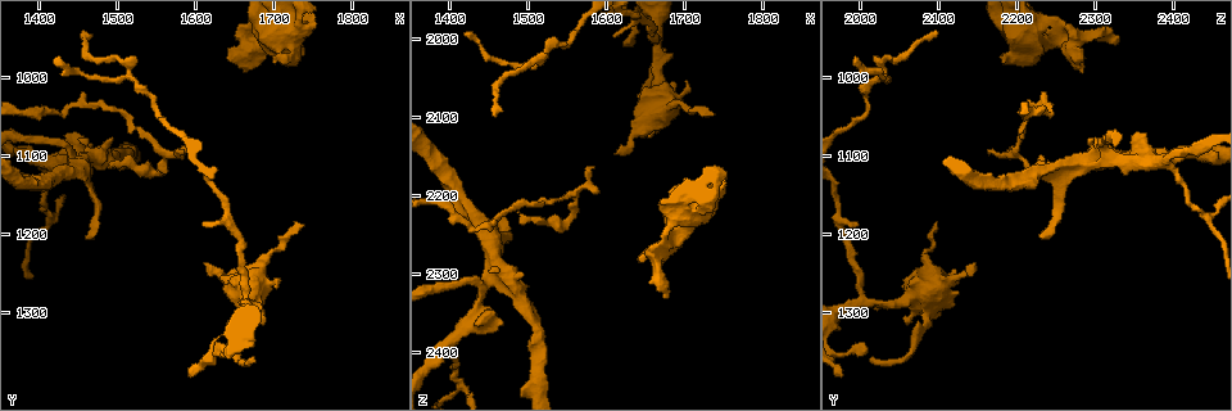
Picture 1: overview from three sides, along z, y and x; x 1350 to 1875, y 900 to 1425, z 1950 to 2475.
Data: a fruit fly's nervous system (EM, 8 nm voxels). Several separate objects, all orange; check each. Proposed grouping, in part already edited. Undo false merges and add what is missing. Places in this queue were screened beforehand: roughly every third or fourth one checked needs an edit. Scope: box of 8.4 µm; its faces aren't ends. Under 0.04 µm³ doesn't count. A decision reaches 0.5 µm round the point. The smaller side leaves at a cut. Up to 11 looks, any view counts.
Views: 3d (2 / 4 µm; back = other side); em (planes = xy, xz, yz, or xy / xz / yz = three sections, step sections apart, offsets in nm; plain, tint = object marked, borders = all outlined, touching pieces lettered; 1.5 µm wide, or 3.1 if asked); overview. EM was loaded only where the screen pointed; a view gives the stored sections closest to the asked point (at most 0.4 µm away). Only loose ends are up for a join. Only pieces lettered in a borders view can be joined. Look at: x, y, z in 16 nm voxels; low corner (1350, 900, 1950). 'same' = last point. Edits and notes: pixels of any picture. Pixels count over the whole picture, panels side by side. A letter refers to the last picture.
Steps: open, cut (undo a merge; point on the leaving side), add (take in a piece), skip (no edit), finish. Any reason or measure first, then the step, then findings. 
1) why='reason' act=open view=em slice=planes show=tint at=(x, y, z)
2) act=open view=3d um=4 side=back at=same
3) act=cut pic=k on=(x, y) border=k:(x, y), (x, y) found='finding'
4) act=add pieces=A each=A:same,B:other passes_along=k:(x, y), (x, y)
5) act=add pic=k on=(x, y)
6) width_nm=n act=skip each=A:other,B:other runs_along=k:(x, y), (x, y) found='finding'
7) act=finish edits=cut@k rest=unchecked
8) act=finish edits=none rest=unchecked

why='branch point' act=open view=em slice=yz step=8 show=tint at=(1660, 1280, 2005)

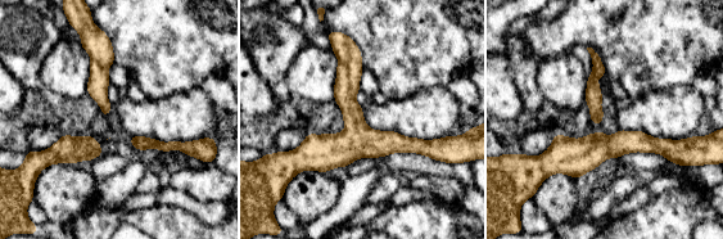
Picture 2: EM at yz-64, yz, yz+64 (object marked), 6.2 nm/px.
why='what lies round it' act=open view=em slice=yz step=8 show=borders at=same

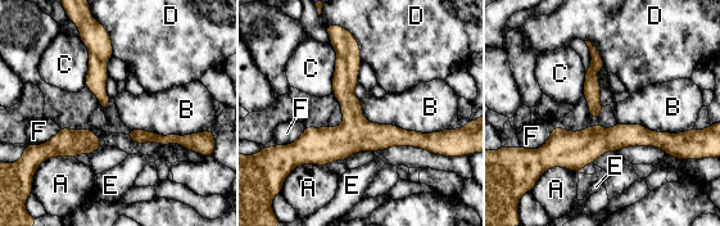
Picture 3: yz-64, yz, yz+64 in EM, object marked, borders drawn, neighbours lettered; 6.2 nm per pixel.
act=skip each=A:other,B:other,C:other,D:other,E:other,F:other border=3:(360, 102), (371, 122), (448, 129) found='one neuron here'

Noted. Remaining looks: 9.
why='free end' act=open view=3d um=2 at=(1460, 1205, 2235)

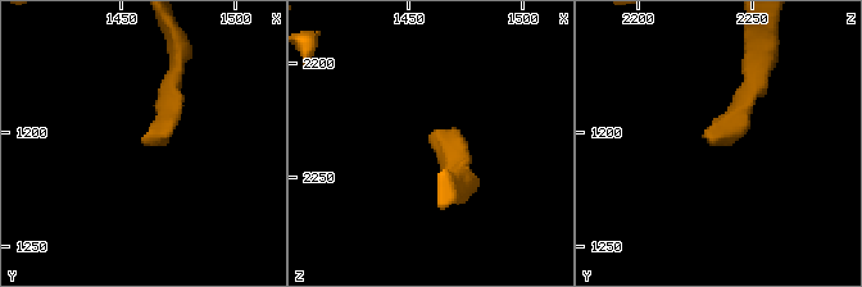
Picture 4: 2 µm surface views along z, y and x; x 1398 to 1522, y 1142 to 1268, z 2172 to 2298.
act=open view=em slice=yz step=8 show=tint at=(1460, 1205, 2234)

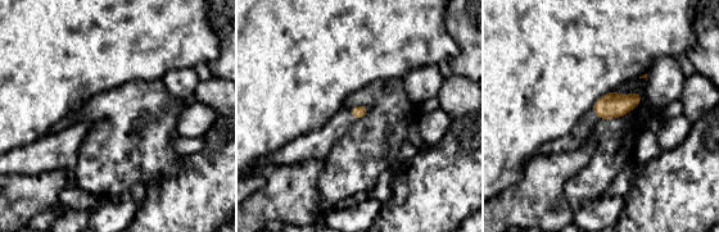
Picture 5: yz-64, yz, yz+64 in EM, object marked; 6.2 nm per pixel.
act=open view=em slice=xy step=8 show=borders at=same

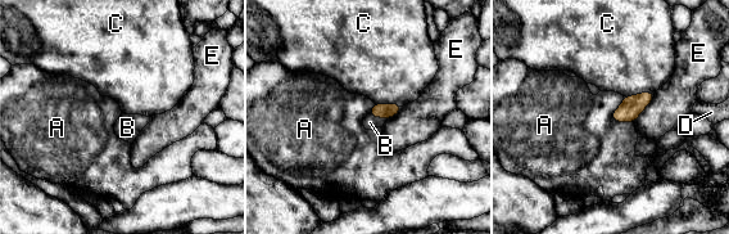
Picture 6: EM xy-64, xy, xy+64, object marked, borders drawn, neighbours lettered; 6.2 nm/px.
act=add pieces=B each=A:other,B:same,C:other,D:other,E:other passes_along=6:(383, 111), (377, 116), (370, 122) found='the neuron continues'

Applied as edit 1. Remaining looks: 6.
act=open view=overview

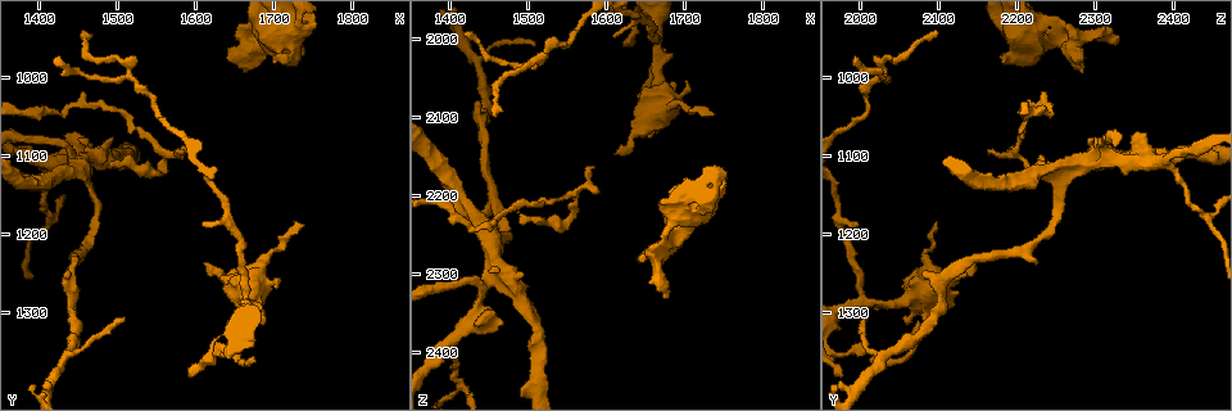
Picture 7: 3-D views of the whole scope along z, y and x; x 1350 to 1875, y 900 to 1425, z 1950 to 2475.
why='thick turns thin' act=open view=3d um=2 at=(1550, 1120, 2225)

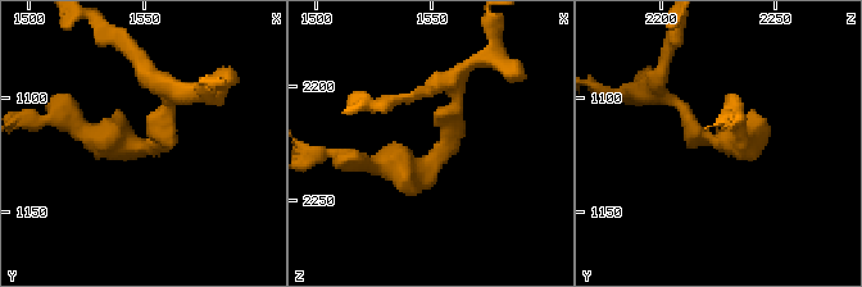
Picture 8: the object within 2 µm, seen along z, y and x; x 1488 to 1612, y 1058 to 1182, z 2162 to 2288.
act=open view=em slice=xz step=8 show=borders at=(1553, 1120, 2228)

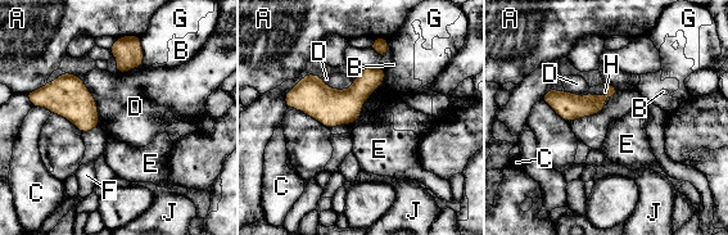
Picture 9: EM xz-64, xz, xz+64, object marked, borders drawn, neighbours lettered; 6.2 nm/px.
act=skip each=A:other,B:other,C:other,D:other,E:other,F:other,G:other,H:other,J:other runs_along=9:(381, 72), (349, 100), (288, 100) found='one neuron here'

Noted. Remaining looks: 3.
why='branch stops here' act=open view=em slice=planes show=tint at=(1660, 995, 2285)

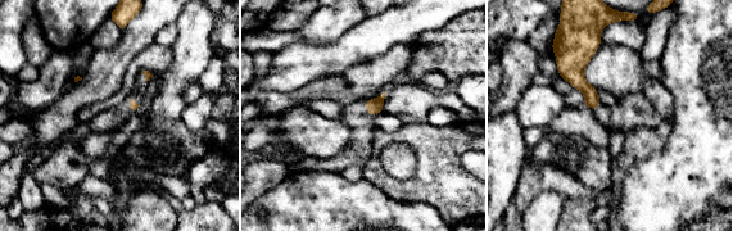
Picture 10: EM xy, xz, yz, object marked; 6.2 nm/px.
why='what lies round it' act=open view=em slice=planes show=borders at=same

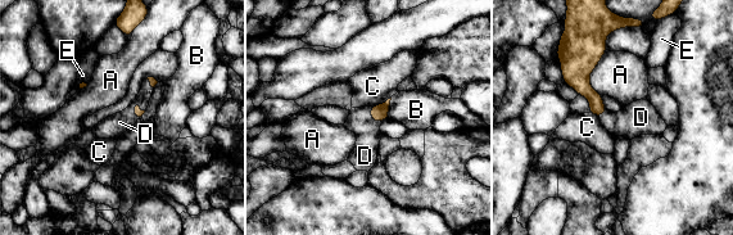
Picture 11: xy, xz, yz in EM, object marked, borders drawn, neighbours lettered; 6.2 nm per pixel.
longest_contact=A:300nm act=add pieces=D each=A:other,B:other,C:other,D:same,E:other passes_along=11:(379, 112), (371, 118), (365, 156) found='the neuron continues'

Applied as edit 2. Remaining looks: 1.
act=finish edits=add@6,add@11 rest=unchecked

